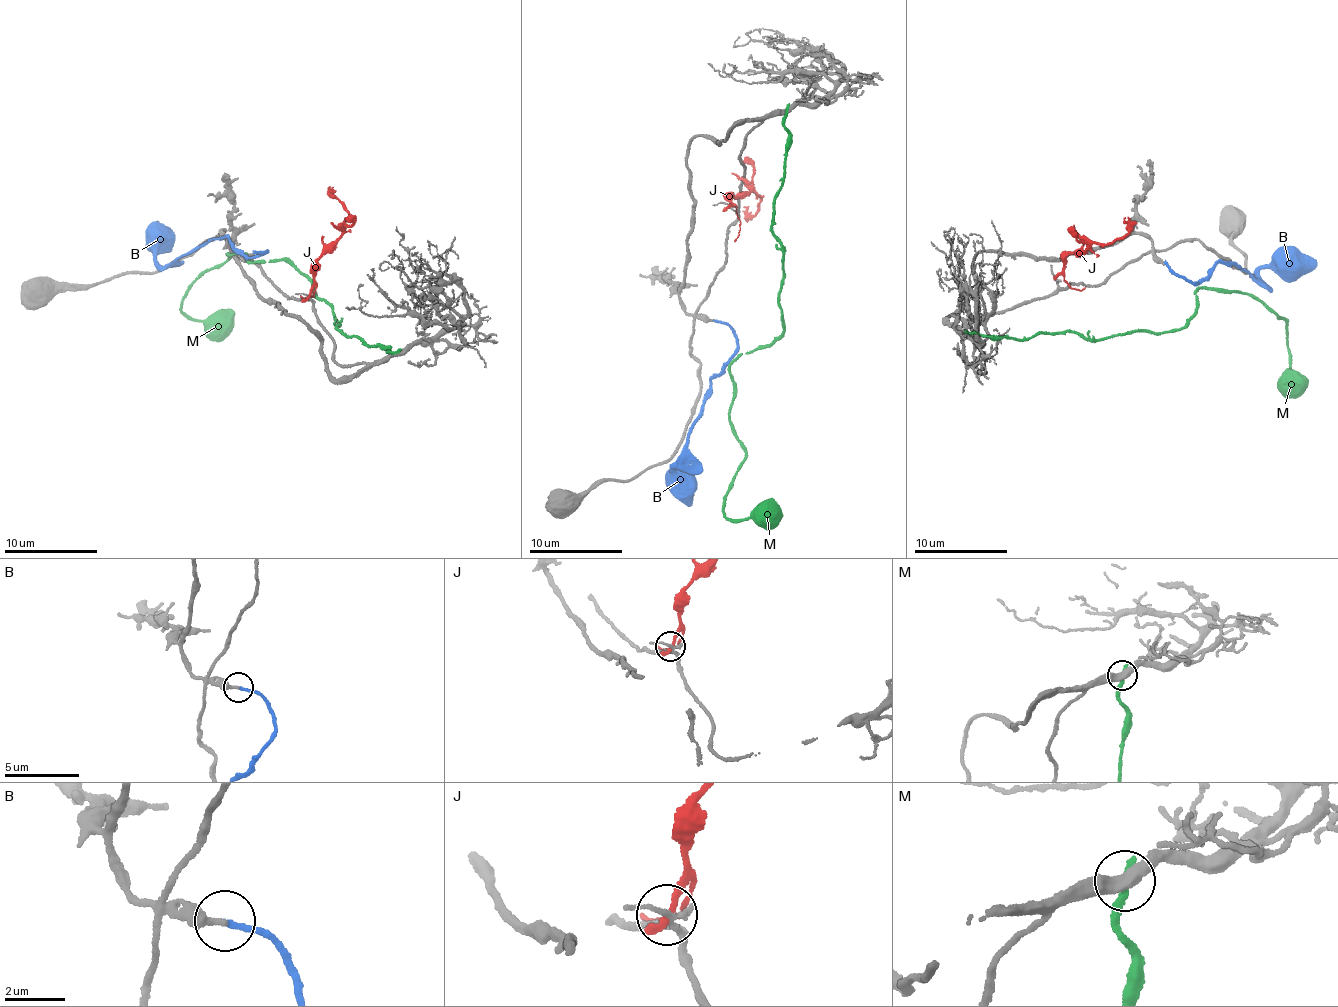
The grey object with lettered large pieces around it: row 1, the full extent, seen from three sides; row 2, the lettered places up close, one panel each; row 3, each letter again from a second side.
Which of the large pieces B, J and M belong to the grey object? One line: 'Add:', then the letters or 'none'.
Add: none

